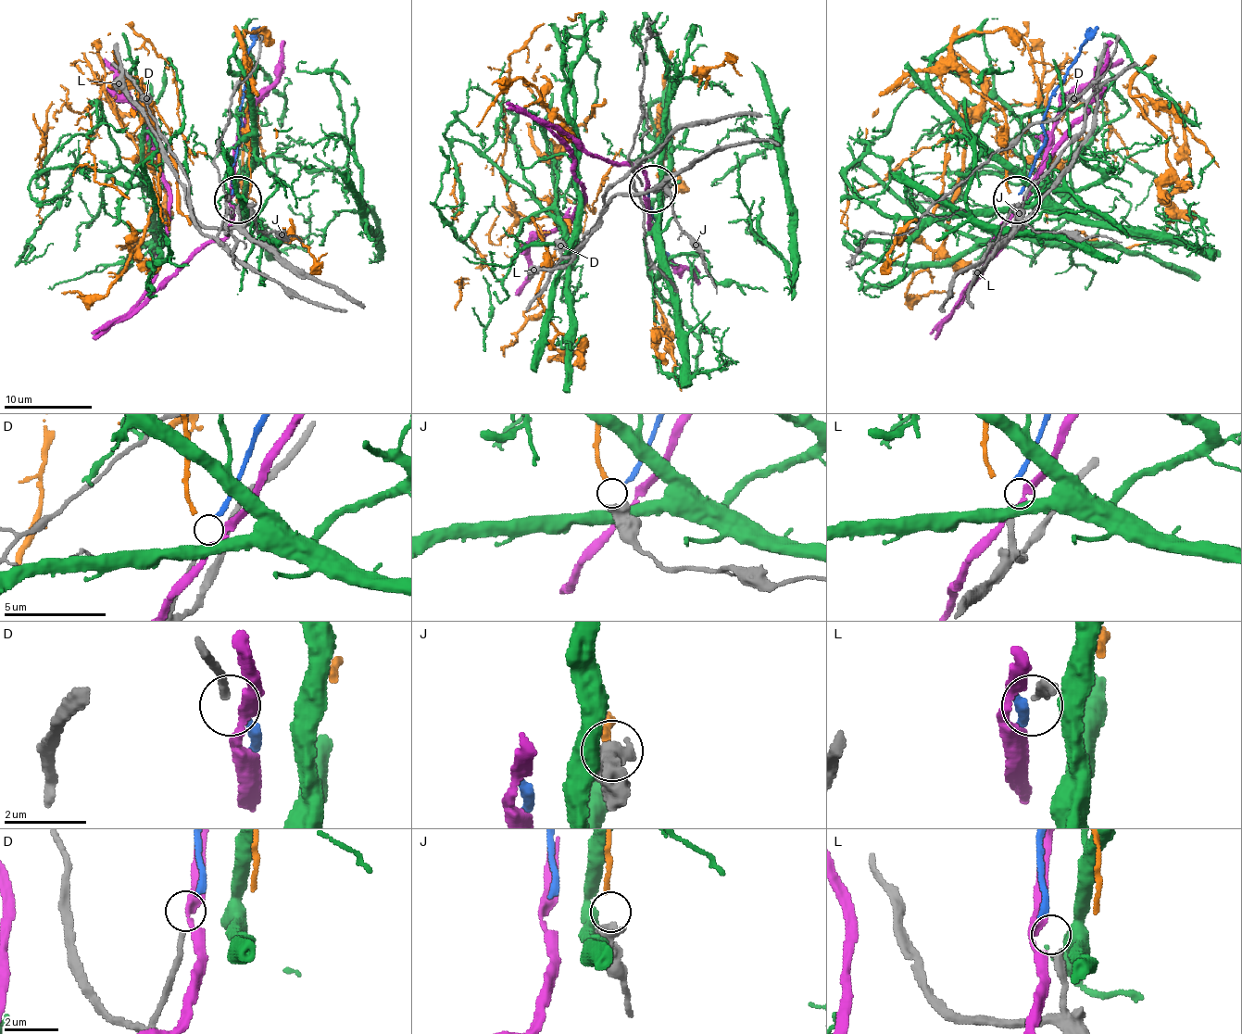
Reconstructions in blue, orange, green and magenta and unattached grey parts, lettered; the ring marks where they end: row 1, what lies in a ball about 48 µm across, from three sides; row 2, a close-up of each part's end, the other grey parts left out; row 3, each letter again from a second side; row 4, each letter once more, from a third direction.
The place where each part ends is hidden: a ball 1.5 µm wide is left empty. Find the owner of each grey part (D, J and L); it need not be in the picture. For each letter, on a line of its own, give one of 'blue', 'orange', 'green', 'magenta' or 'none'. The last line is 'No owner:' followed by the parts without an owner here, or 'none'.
D: blue
J: orange
L: none
No owner: L

